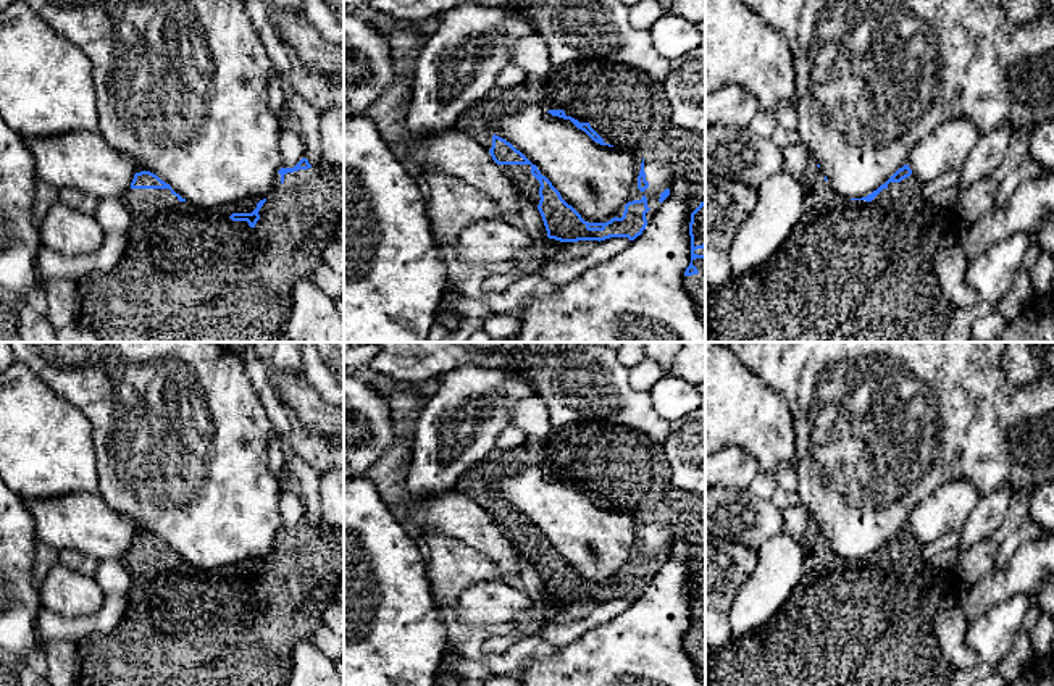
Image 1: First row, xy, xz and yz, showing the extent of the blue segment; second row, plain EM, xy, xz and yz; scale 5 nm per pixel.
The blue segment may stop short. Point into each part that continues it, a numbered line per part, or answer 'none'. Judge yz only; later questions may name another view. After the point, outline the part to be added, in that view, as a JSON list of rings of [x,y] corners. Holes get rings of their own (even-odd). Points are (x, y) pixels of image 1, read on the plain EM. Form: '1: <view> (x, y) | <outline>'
1: yz (841, 625) | [[[812,521],[802,541],[802,576],[780,612],[763,626],[733,636],[720,649],[705,649],[705,686],[907,686],[901,671],[901,638],[907,617],[926,605],[926,579],[918,570],[902,570],[893,550],[872,563],[839,557]]]

